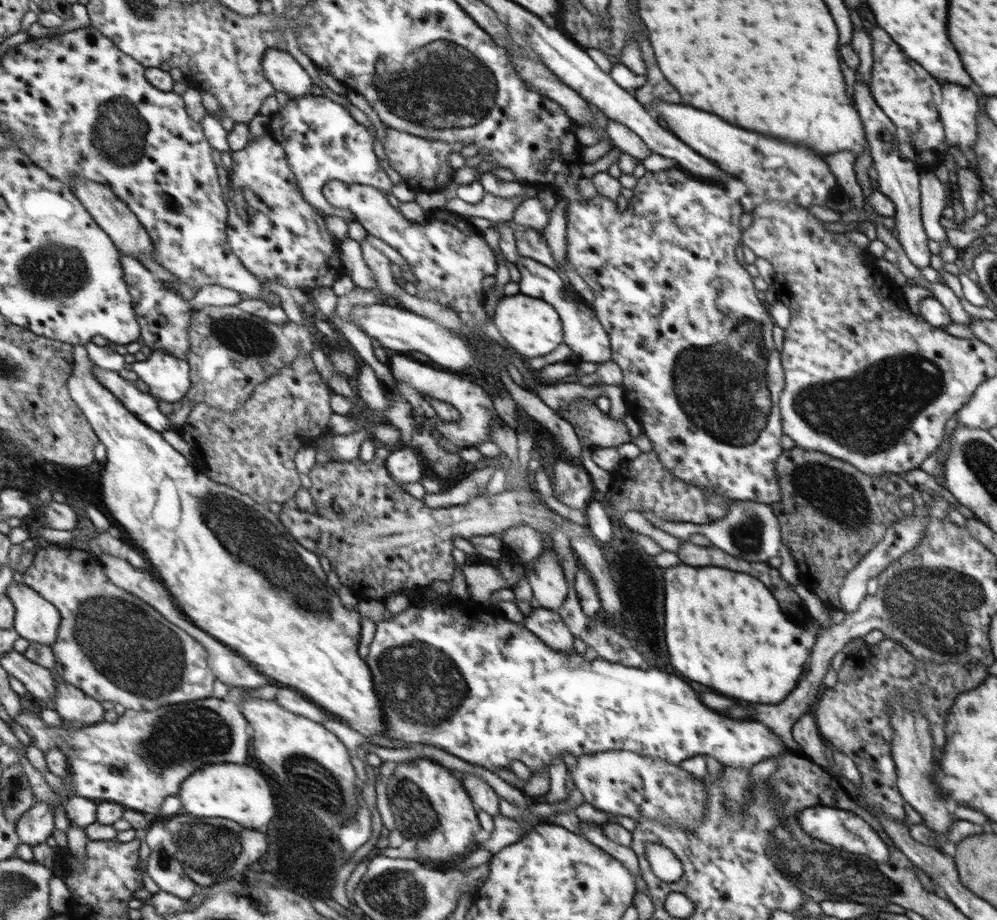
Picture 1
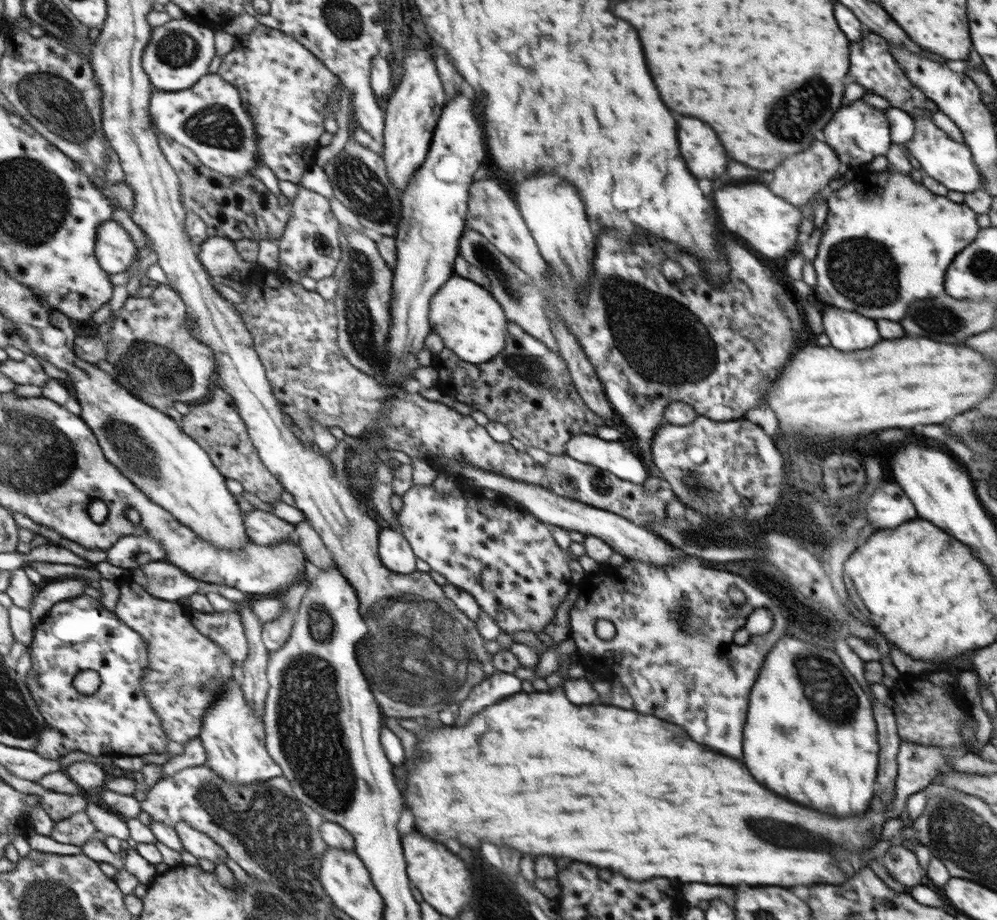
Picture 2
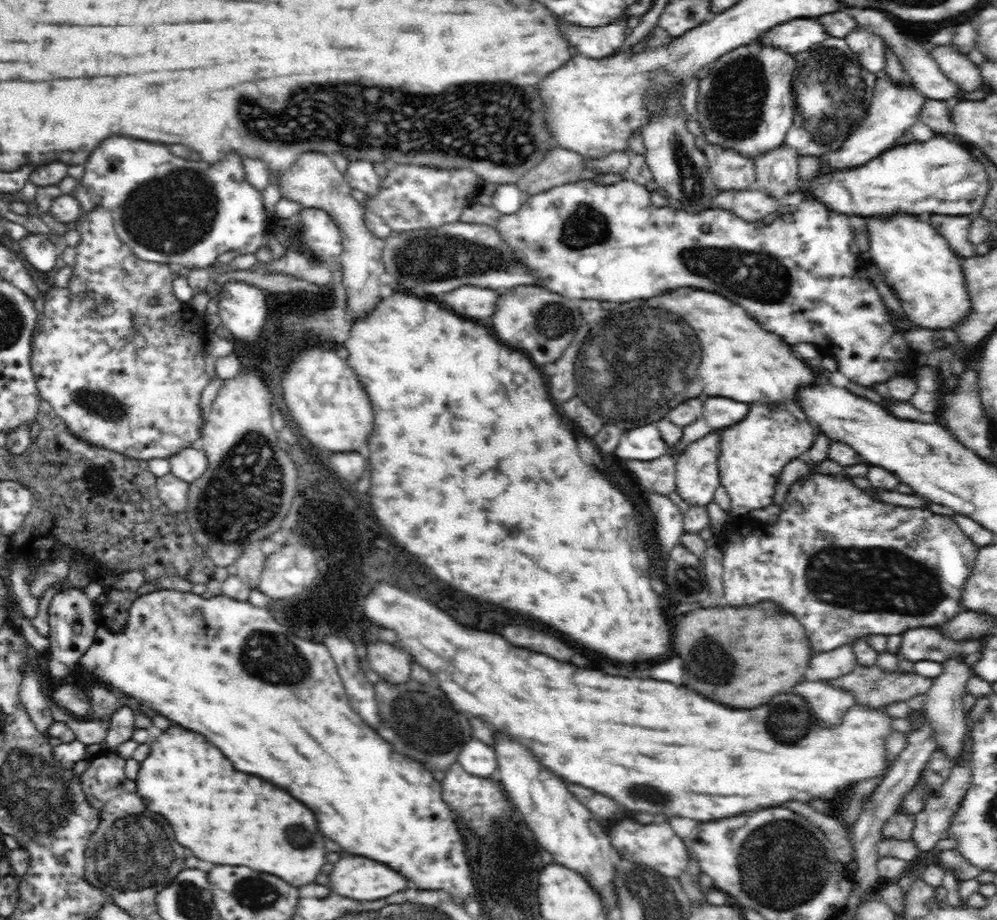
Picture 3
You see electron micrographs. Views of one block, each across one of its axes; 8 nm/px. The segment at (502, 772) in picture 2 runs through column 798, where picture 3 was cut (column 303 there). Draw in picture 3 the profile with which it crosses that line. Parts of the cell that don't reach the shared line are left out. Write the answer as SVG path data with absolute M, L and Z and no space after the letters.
M169 728L168 734L162 734L162 738L152 746L152 756L140 764L136 785L138 796L144 798L148 810L162 814L174 828L178 844L190 848L200 860L212 864L248 866L252 870L276 874L292 886L314 882L320 868L326 864L324 836L318 832L314 814L296 798L272 786L270 782L234 770L232 762L196 732Z

